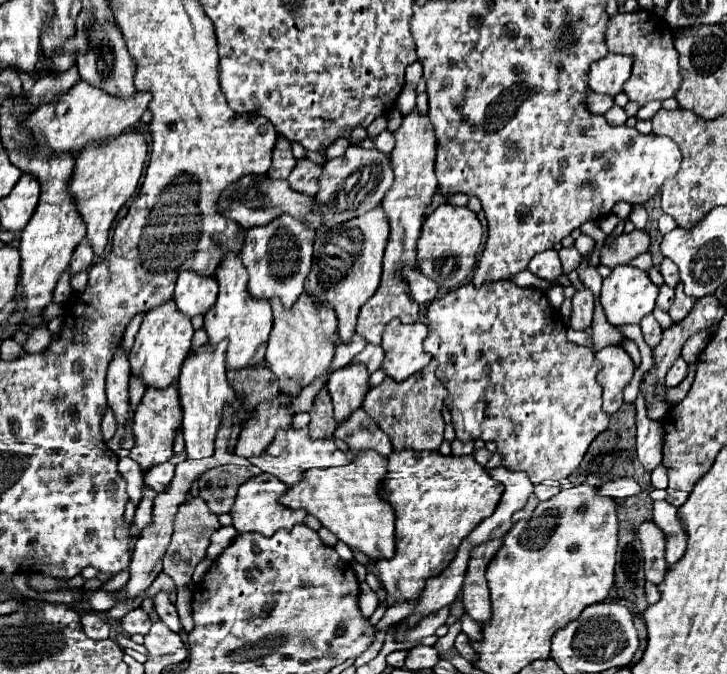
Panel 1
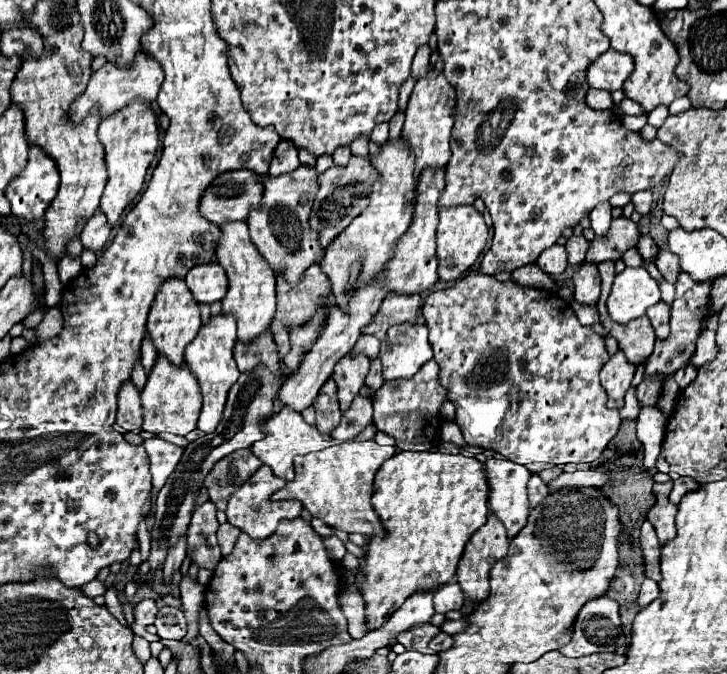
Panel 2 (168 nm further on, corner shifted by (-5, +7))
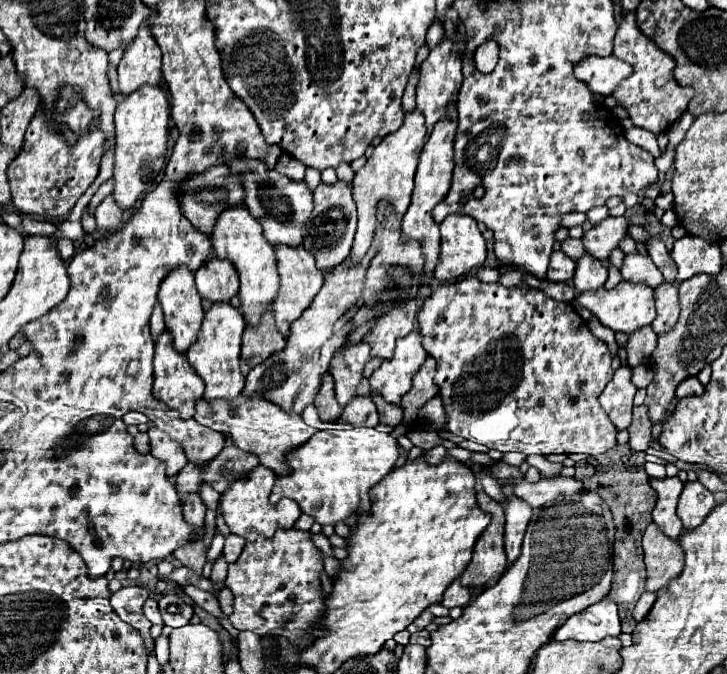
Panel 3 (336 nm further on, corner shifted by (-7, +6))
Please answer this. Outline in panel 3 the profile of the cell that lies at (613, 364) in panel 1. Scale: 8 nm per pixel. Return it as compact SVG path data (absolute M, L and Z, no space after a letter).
M619 367L599 397L601 407L607 411L609 419L619 431L629 429L631 425L631 409L635 393L637 387L631 383L631 369Z

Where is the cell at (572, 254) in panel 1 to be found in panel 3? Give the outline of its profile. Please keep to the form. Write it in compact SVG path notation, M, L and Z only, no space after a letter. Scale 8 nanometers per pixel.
M567 237L563 243L561 243L561 251L571 257L573 261L577 261L583 253L585 253L585 247L583 247L583 241L581 239L571 239Z

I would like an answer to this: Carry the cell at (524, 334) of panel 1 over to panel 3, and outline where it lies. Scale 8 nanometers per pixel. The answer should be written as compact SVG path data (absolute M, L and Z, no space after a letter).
M467 277L451 285L441 285L437 287L425 301L423 307L417 315L419 321L419 333L423 337L423 349L437 361L437 375L435 383L439 387L439 397L443 399L445 405L445 415L447 415L447 429L463 439L473 439L477 443L487 445L489 449L499 449L499 451L521 451L525 455L551 455L551 453L587 453L591 457L601 455L615 447L615 435L617 429L611 425L611 419L607 413L601 409L597 397L603 393L605 385L613 377L611 369L611 353L607 345L597 339L587 323L581 319L581 315L573 309L569 303L559 303L551 297L547 297L539 289L531 289L529 285L521 283L517 287L503 287L499 283L481 283L477 277Z

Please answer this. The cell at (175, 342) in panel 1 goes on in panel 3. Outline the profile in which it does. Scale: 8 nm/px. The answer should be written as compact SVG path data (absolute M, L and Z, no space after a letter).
M183 265L173 269L161 283L159 303L165 313L167 329L175 339L175 349L185 353L197 339L205 315L195 287L195 273Z

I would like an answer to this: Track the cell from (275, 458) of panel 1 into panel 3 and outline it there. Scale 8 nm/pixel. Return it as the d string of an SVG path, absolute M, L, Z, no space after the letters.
M239 395L231 401L199 399L195 403L195 419L213 431L229 435L239 449L257 455L259 463L273 469L277 477L285 477L291 471L287 469L285 455L309 441L309 437L315 433L315 429L309 427L299 415L285 413L281 407L263 399L261 395Z

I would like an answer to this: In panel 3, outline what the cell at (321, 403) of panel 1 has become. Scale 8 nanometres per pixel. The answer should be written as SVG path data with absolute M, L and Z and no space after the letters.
M325 373L323 379L321 379L321 389L319 389L319 393L315 395L315 401L313 401L313 405L319 411L321 421L337 421L339 419L341 405L337 403L333 389L335 389L333 387L333 377L329 373Z

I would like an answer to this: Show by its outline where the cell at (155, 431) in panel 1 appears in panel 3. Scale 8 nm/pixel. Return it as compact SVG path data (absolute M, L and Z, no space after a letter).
M167 329L155 341L155 359L153 359L153 365L155 365L155 385L153 385L155 399L163 401L169 409L177 409L181 413L181 417L193 417L193 413L195 413L195 401L203 397L205 385L203 385L203 379L189 365L187 357L173 347L171 333Z

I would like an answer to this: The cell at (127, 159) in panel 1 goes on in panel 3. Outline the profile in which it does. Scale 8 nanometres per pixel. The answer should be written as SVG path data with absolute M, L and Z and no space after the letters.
M143 85L135 93L127 95L115 111L115 131L117 131L117 153L115 153L115 191L113 197L121 209L131 209L139 195L147 193L155 183L157 175L165 169L167 135L169 135L169 97L159 85Z

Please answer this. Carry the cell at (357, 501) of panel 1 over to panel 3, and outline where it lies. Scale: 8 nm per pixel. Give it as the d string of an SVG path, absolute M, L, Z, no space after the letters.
M375 427L317 431L307 443L287 453L291 475L277 479L269 501L277 503L279 499L289 497L317 523L335 525L337 521L355 515L359 509L369 511L369 489L395 467L397 457L399 449L395 437L379 433Z

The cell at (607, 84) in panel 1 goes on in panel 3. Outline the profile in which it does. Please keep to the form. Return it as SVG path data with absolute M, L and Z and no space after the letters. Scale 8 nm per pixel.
M587 57L575 65L575 77L583 81L591 93L611 95L613 89L631 75L631 65L619 61L617 57Z

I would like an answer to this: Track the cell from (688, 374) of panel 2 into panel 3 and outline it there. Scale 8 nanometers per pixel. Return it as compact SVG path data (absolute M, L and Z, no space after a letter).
M691 377L687 381L683 381L683 385L679 385L677 389L677 399L683 399L683 397L691 397L691 395L701 395L705 391L705 387L699 383L697 377Z

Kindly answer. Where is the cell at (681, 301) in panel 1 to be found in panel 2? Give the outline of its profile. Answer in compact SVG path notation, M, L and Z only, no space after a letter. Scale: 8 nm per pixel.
M681 272L675 288L675 302L671 306L671 332L667 336L667 340L655 340L655 350L653 354L647 358L647 366L645 366L645 376L655 376L655 374L663 374L665 378L669 378L673 372L677 372L677 368L683 368L691 354L695 352L695 338L701 332L701 318L703 318L703 310L709 302L709 286L711 284L697 284L689 274Z

